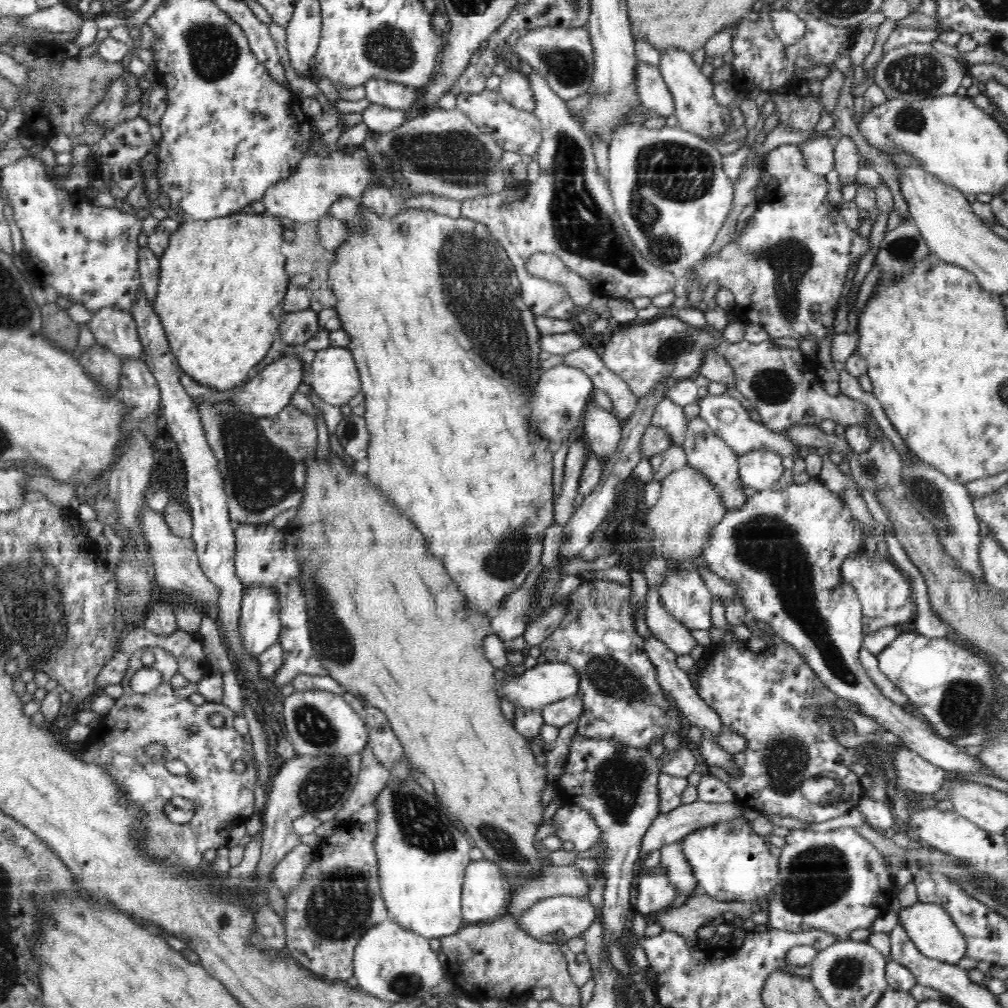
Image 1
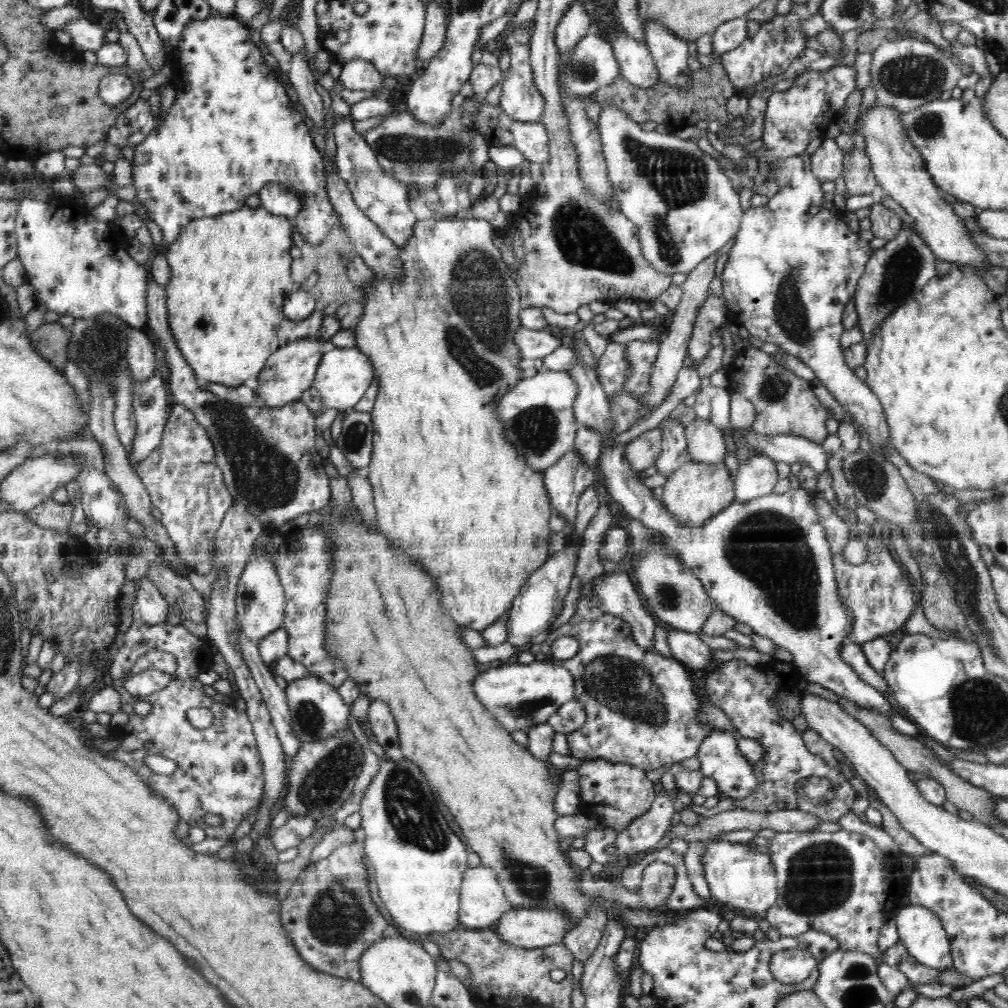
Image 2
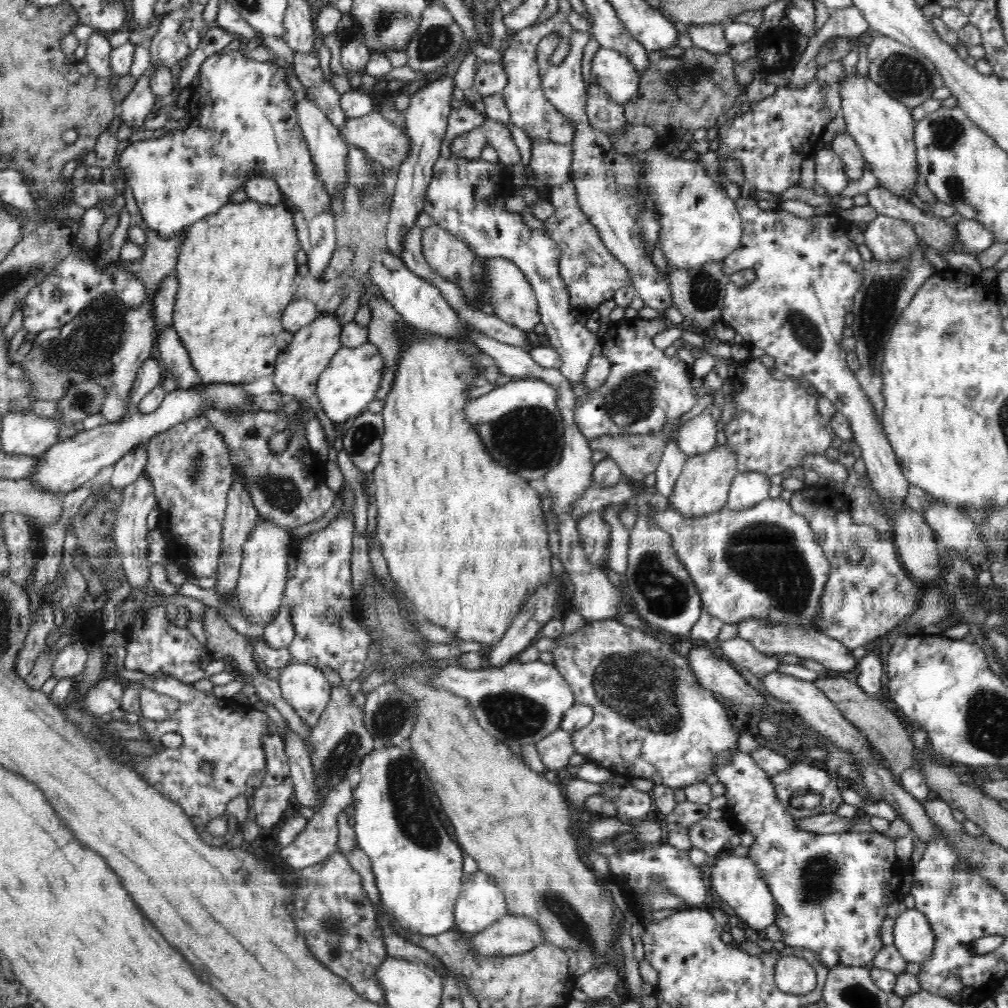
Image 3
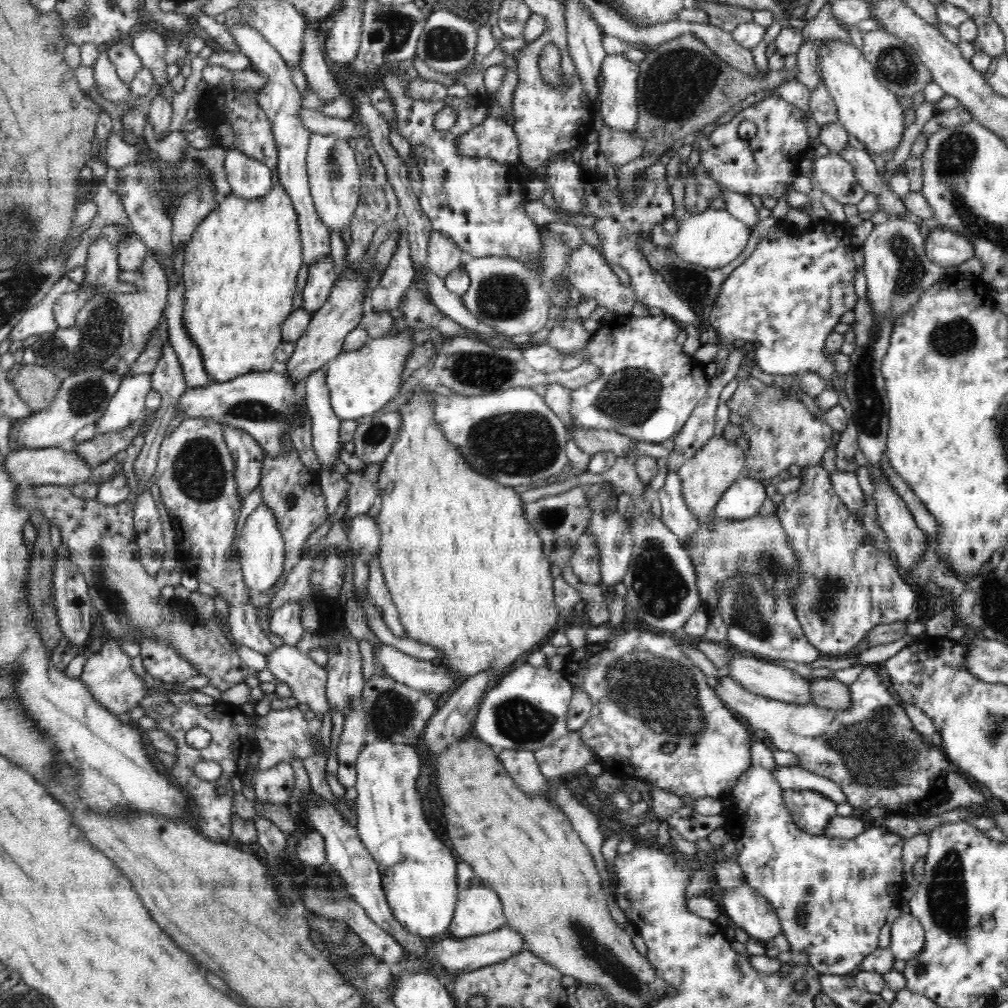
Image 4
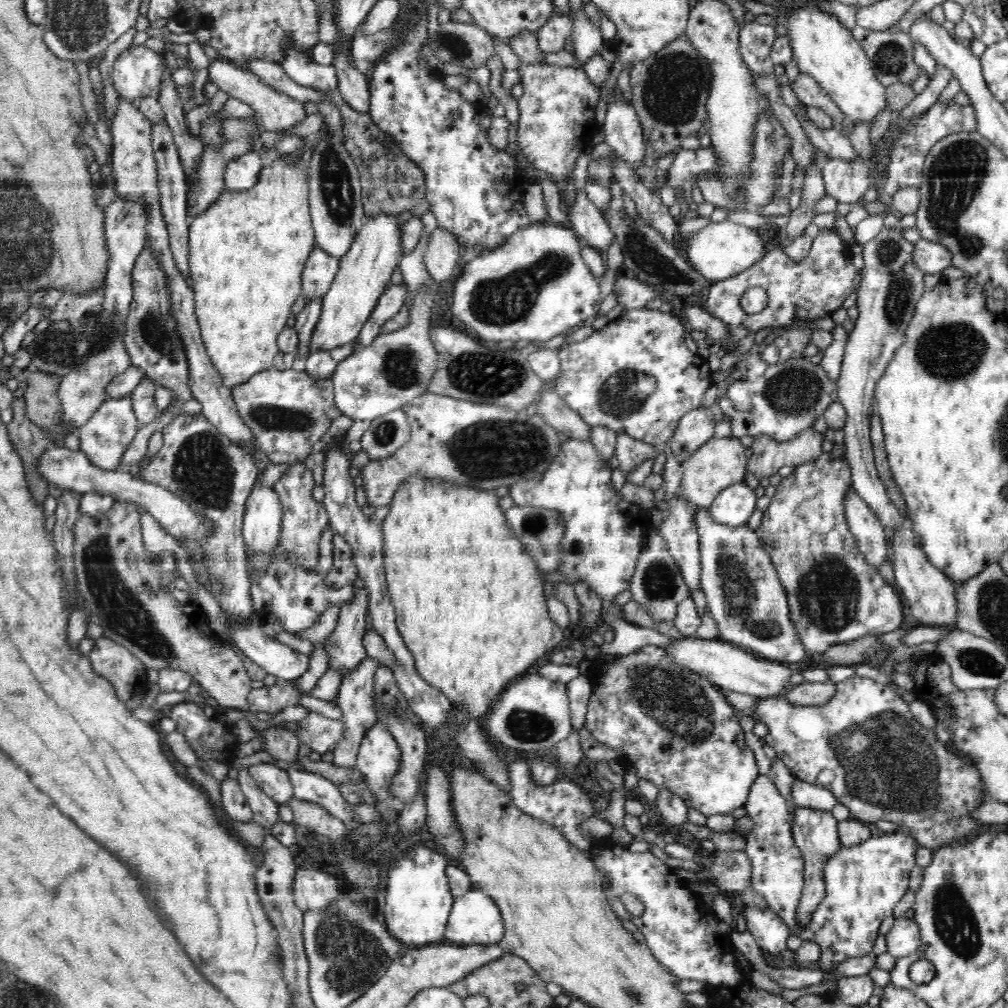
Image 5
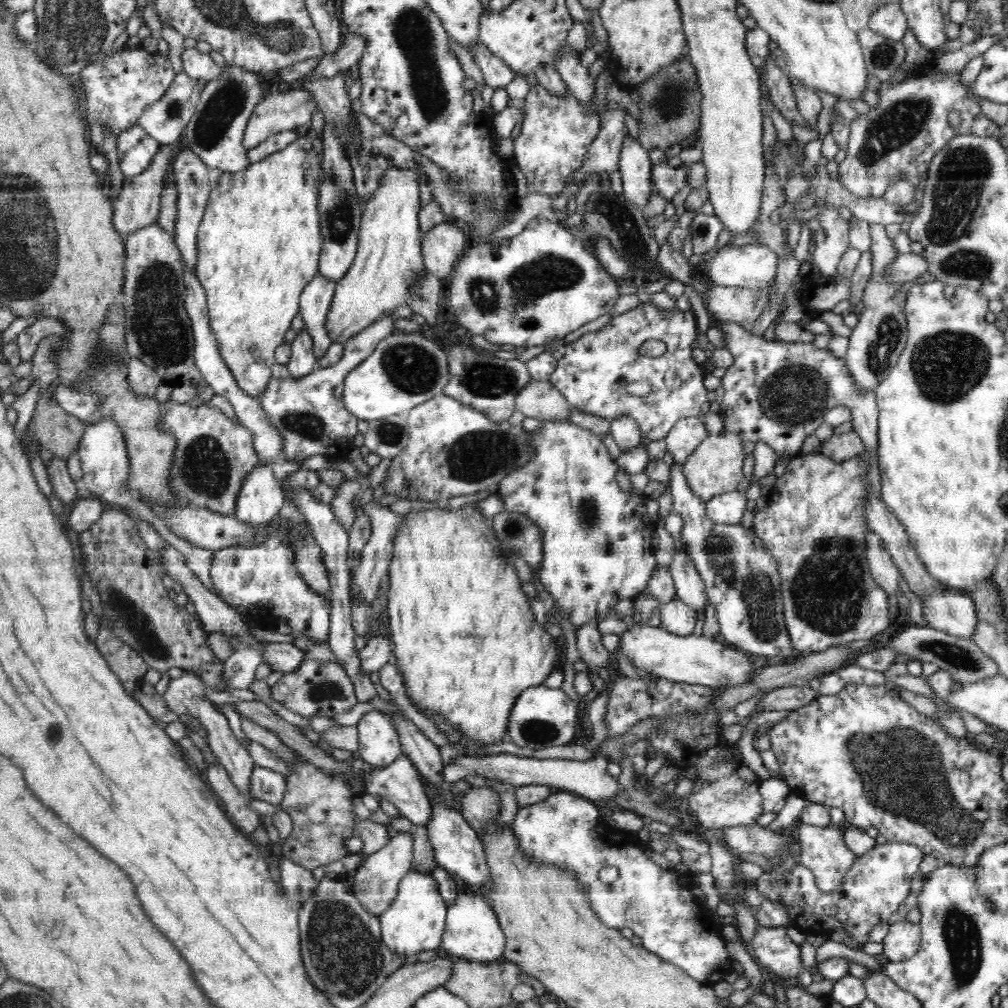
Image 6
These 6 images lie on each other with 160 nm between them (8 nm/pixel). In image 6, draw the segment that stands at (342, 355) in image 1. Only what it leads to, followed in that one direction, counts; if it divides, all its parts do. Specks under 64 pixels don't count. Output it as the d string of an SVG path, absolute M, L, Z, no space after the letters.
M419 332L402 333L397 335L391 333L370 354L362 364L358 364L348 376L344 378L344 392L342 392L346 409L358 420L370 421L389 418L393 415L409 412L414 406L428 402L430 398L442 395L446 384L450 382L450 371L448 370L448 359L441 346L428 339Z

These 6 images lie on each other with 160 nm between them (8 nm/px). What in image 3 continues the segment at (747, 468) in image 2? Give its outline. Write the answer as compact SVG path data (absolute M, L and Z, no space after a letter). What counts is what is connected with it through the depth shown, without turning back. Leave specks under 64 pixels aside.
M762 472L739 473L732 482L725 506L744 510L766 500L771 488L770 478Z

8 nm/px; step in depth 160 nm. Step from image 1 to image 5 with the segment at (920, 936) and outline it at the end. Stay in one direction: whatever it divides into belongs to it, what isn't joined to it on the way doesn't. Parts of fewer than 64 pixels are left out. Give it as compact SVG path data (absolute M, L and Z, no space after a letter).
M904 916L894 922L894 926L885 936L887 953L900 959L910 954L915 954L921 948L922 940L919 927L913 919Z

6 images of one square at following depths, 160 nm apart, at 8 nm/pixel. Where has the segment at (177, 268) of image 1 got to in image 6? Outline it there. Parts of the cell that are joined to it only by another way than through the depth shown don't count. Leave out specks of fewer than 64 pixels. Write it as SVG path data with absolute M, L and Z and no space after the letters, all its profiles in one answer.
M312 130L282 150L250 163L242 172L221 172L199 224L196 238L198 264L194 273L206 291L210 327L238 387L253 397L266 390L272 378L276 349L285 342L284 334L290 330L290 324L299 312L302 290L318 273L324 242L318 207L322 161L323 140Z

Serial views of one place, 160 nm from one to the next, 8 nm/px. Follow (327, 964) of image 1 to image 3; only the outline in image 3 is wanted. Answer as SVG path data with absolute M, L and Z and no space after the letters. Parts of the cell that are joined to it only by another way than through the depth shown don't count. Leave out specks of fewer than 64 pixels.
M341 851L330 854L318 864L302 868L298 888L292 892L296 911L293 920L312 955L350 983L362 998L387 1006L384 987L376 977L376 968L388 958L383 943L385 932L378 925L377 912L362 887L360 875Z

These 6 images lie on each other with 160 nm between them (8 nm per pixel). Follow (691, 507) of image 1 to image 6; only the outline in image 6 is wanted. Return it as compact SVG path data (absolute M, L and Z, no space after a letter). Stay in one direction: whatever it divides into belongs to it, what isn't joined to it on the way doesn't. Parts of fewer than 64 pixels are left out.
M736 433L709 434L709 436L694 450L693 454L682 466L683 474L690 489L702 500L709 501L716 495L733 492L738 489L744 472L742 465L747 457L743 441Z

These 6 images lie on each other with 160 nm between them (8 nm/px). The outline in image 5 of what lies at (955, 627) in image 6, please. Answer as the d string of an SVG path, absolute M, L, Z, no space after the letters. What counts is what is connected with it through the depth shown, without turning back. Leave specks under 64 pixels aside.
M905 519L900 530L894 530L892 552L894 552L893 570L895 586L903 597L906 609L923 625L954 628L958 622L958 601L956 601L957 583L949 579L939 568L930 564L928 557L915 537L912 521Z

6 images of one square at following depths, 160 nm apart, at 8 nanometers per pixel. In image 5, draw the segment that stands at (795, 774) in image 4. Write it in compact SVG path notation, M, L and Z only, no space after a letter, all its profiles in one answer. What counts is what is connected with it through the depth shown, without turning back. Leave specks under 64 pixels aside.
M797 778L794 781L791 796L795 805L800 808L831 811L833 806L838 803L837 798L826 786L816 786Z

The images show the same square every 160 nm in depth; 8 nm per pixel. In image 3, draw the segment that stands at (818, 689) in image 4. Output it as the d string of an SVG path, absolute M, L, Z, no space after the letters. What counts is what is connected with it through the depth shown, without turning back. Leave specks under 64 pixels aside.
M824 676L814 681L814 683L838 707L844 718L847 718L856 728L865 733L869 744L876 747L884 755L886 765L892 771L896 785L901 785L902 771L910 768L910 765L913 763L914 743L906 729L902 727L900 718L894 713L894 710L888 709L884 703L868 697L860 689L859 683L850 682L843 676Z

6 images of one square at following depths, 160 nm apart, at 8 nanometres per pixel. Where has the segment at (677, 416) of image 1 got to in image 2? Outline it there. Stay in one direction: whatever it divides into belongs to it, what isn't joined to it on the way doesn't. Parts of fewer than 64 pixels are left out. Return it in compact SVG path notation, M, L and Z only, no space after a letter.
M668 416L663 424L662 454L655 462L655 467L660 475L664 475L666 480L676 473L679 466L685 462L690 462L688 453L688 442L685 436L685 426Z

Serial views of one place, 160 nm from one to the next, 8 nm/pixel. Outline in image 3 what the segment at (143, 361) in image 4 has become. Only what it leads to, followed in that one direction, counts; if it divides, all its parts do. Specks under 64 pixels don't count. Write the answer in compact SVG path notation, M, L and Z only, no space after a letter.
M176 274L166 276L160 282L160 288L156 290L153 300L153 309L155 316L155 329L160 334L164 328L172 326L172 318L174 314L174 302L178 292L179 282Z

